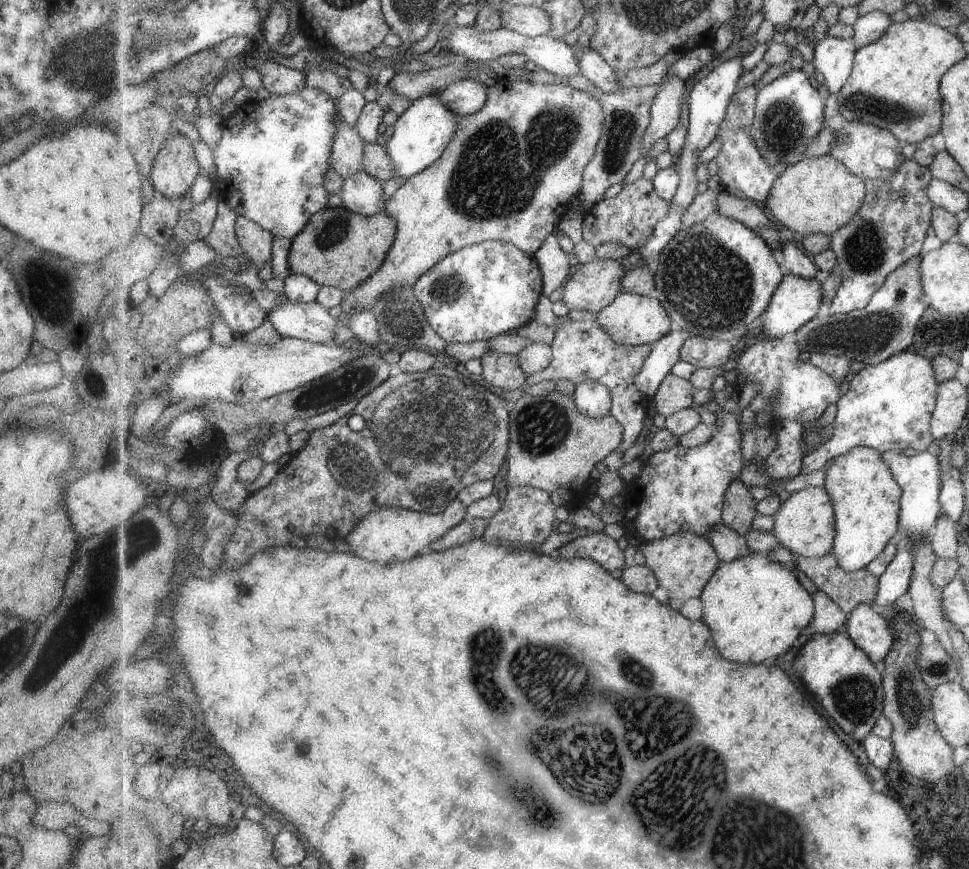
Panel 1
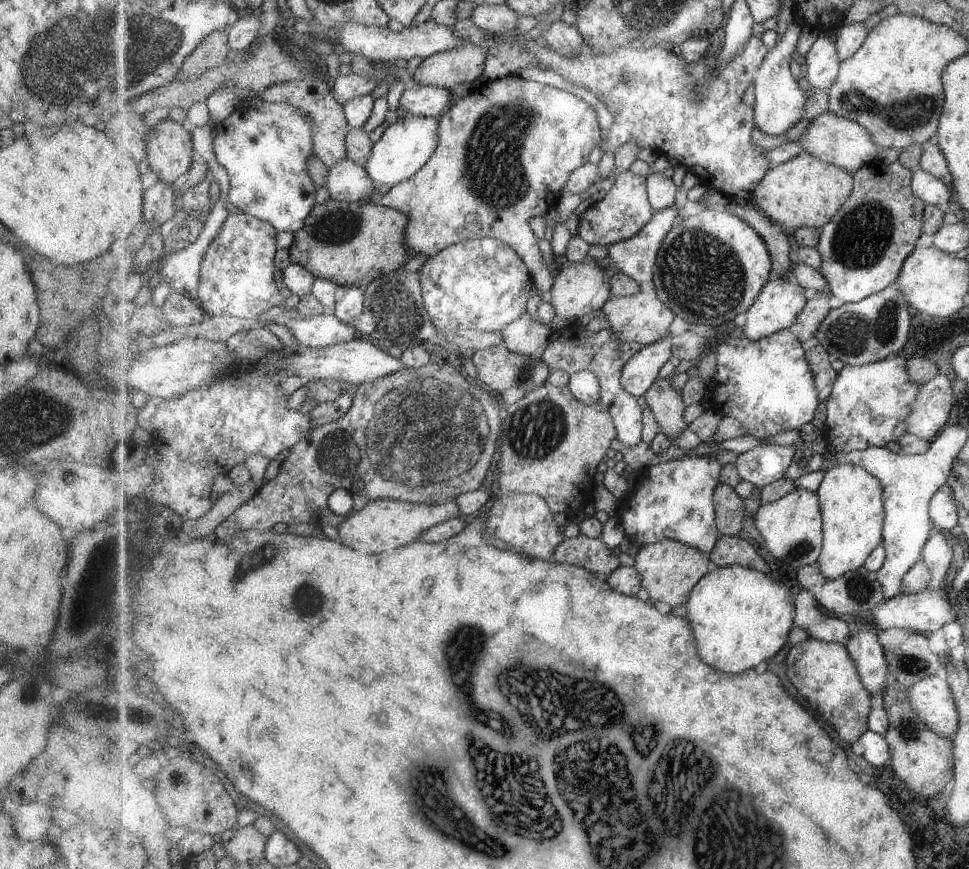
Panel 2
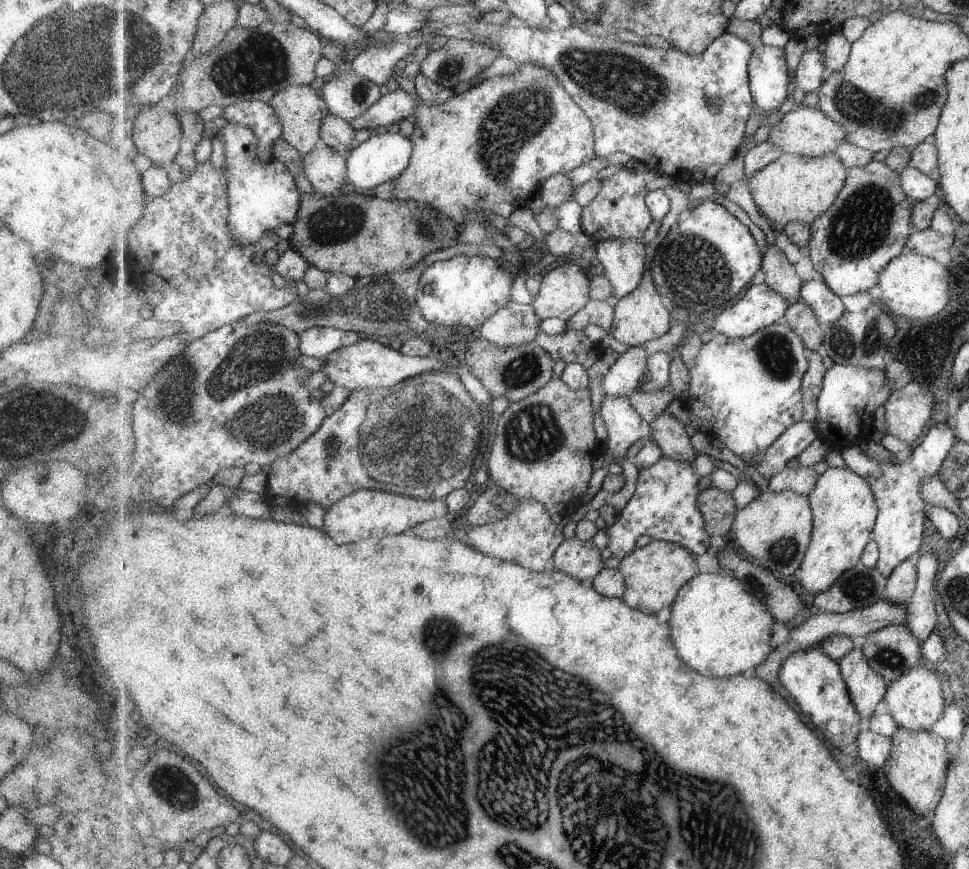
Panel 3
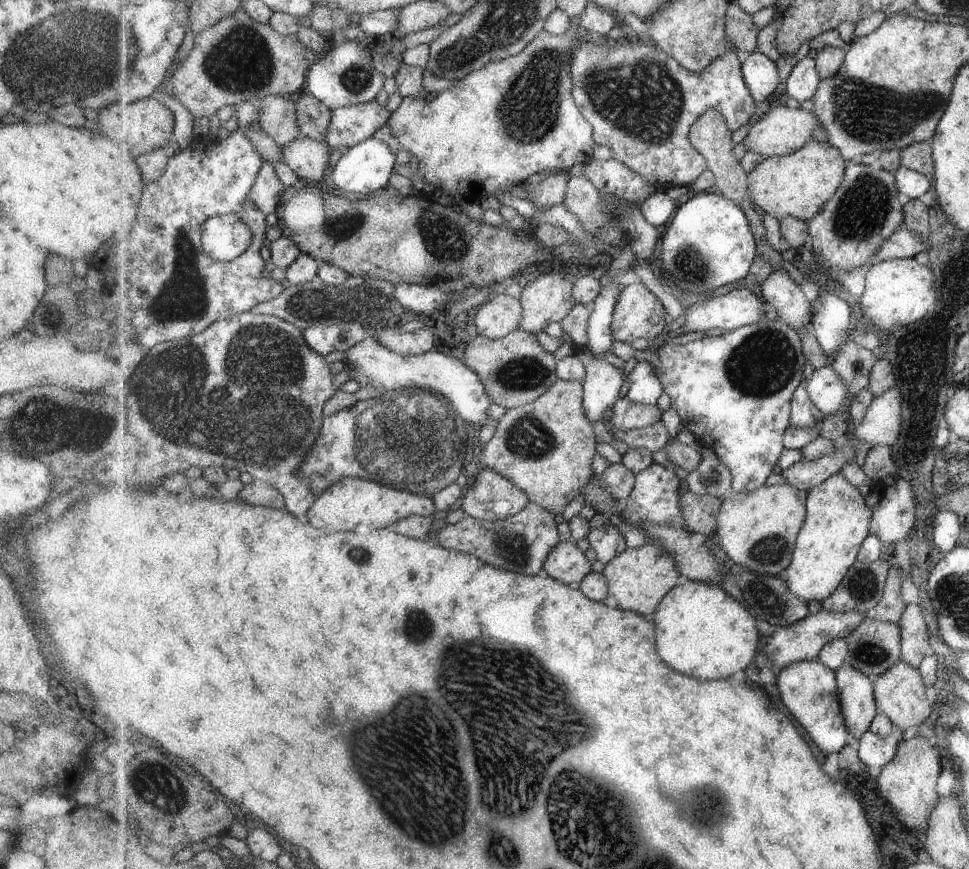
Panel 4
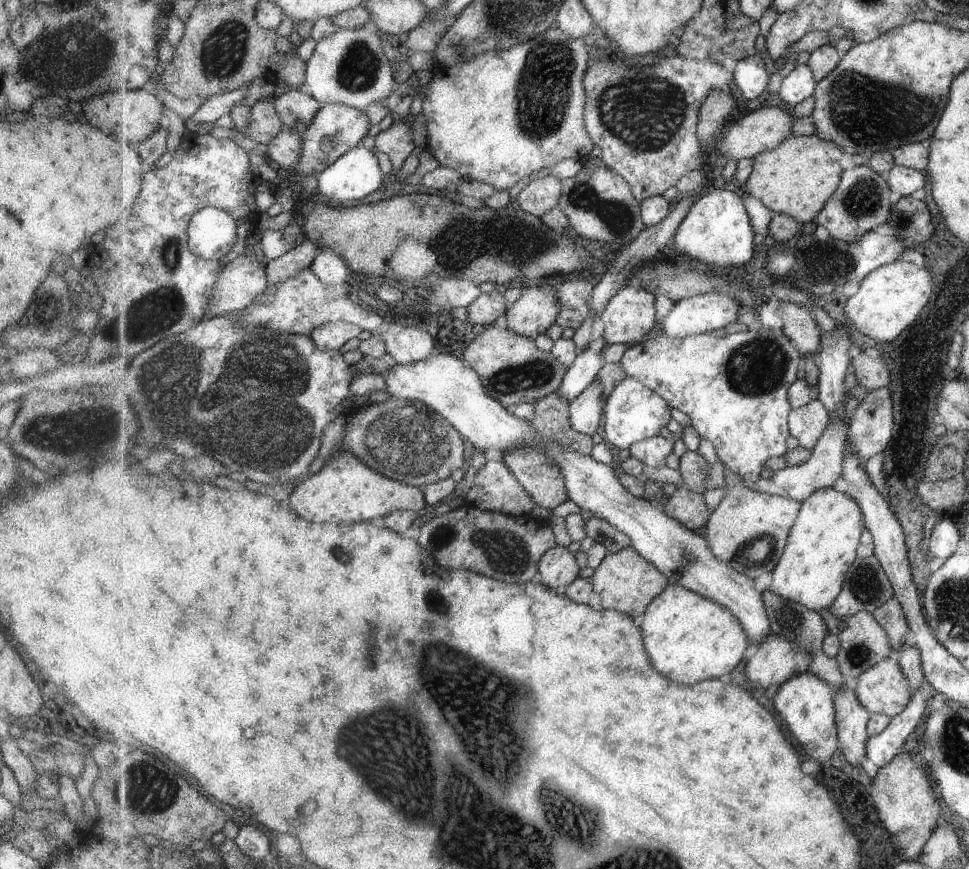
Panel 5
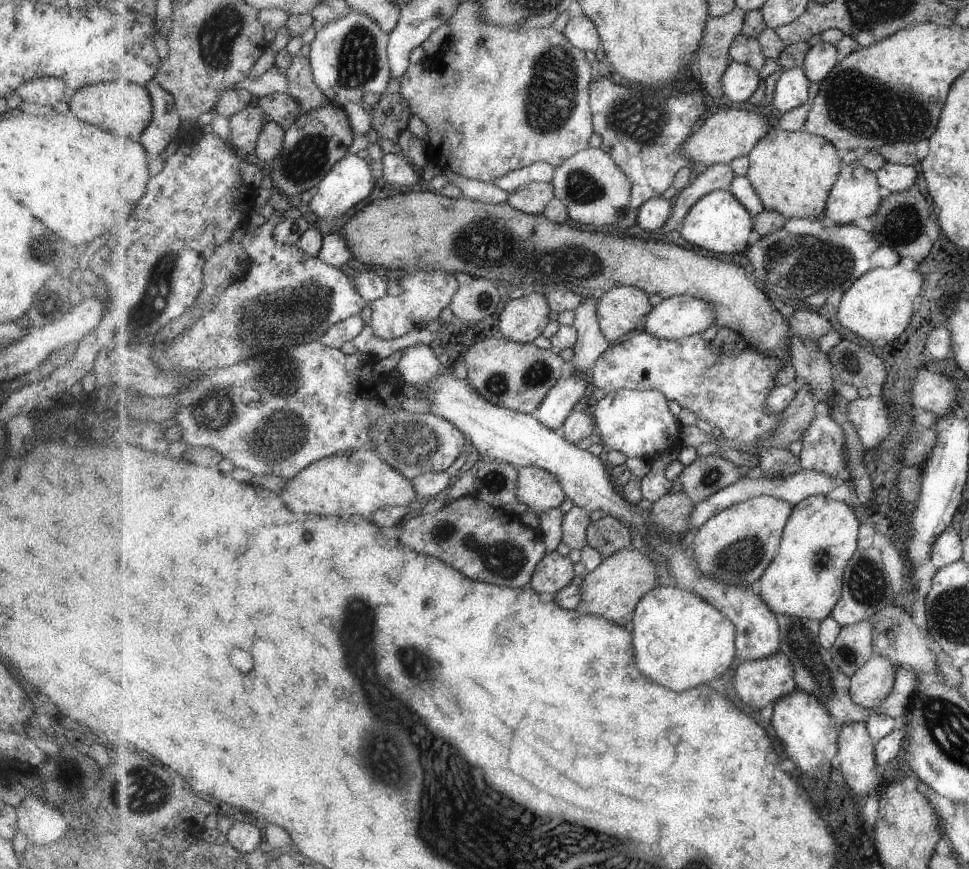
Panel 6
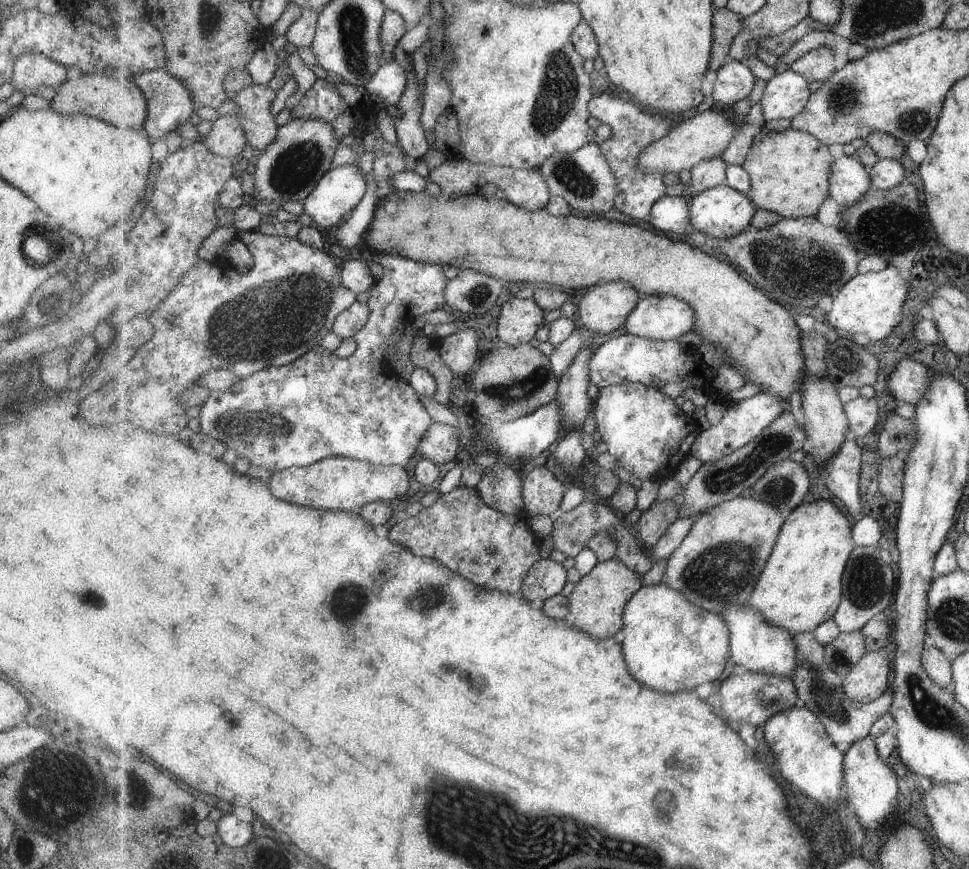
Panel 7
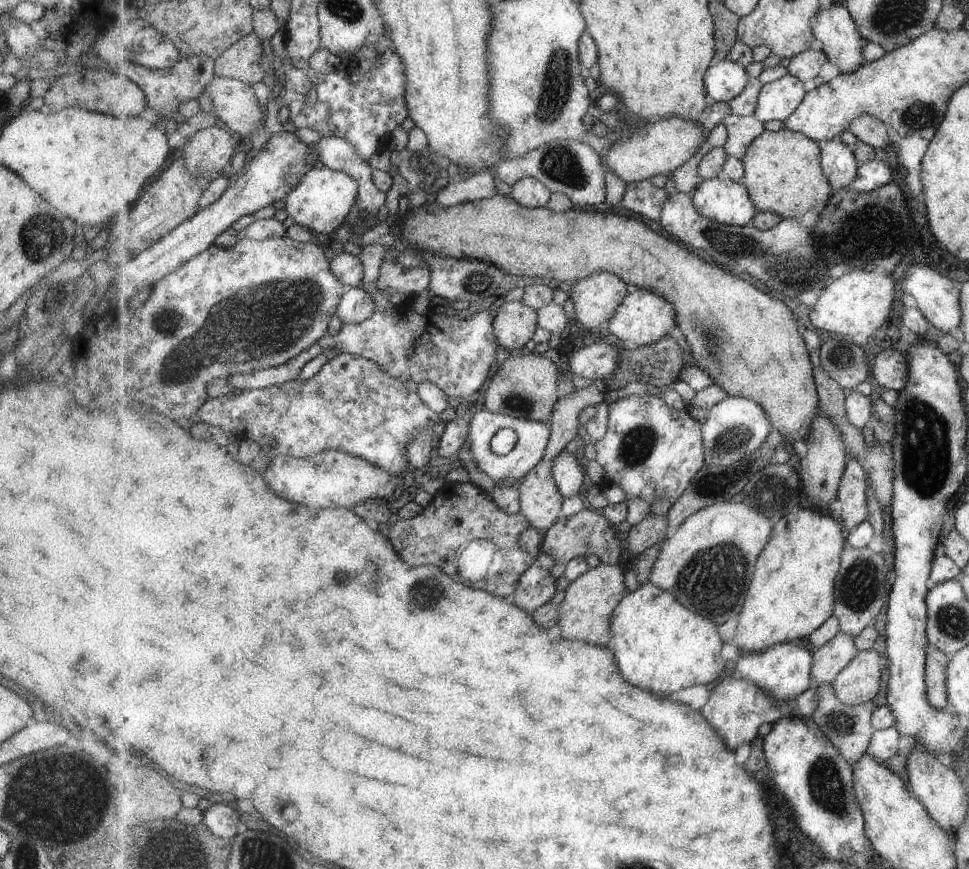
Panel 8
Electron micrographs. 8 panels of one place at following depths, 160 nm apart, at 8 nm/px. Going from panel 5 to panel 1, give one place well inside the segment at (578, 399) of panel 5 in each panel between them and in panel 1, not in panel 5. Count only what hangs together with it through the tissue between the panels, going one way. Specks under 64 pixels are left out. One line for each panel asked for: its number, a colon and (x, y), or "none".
1: (667, 352)
2: (641, 372)
3: (627, 375)
4: (604, 384)

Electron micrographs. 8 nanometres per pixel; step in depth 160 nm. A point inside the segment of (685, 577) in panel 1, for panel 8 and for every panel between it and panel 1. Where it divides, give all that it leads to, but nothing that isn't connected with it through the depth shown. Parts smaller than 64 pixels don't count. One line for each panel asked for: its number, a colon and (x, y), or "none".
2: (669, 569)
3: (657, 571)
4: (639, 579)
5: (625, 581)
6: (614, 589)
7: (597, 604)
8: (587, 610)

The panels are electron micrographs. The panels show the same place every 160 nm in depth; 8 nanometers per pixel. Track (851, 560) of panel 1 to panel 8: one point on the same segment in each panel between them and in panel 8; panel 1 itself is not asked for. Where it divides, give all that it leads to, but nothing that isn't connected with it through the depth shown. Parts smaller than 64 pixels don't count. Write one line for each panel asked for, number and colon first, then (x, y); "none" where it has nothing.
2: (851, 499)
3: (845, 512)
4: (838, 522)
5: (824, 542)
6: (806, 580)
7: (800, 588)
8: (792, 593)

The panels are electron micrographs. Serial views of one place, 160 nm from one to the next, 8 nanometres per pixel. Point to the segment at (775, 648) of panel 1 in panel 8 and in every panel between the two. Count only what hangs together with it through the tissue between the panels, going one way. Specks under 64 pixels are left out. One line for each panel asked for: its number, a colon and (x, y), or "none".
2: (741, 616)
3: (719, 626)
4: (702, 631)
5: (690, 637)
6: (681, 640)
7: (671, 644)
8: (660, 644)

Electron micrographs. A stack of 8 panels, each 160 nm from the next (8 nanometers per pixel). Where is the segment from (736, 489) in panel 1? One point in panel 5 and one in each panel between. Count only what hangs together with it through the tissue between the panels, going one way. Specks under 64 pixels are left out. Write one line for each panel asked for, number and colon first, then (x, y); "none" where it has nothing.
2: (730, 508)
3: (719, 509)
4: (701, 512)
5: (688, 507)

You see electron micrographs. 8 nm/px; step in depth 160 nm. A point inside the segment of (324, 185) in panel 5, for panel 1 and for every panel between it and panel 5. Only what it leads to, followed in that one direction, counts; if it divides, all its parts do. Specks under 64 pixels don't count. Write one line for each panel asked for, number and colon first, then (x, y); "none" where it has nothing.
1: (422, 134)
2: (406, 146)
3: (384, 156)
4: (366, 168)

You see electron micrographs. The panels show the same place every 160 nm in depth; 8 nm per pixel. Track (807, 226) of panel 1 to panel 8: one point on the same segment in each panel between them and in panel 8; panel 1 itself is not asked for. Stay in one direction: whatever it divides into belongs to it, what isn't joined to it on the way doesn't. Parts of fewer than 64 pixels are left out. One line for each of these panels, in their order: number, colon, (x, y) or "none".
2: (802, 195)
3: (795, 190)
4: (794, 188)
5: (795, 181)
6: (793, 173)
7: (791, 169)
8: (784, 175)

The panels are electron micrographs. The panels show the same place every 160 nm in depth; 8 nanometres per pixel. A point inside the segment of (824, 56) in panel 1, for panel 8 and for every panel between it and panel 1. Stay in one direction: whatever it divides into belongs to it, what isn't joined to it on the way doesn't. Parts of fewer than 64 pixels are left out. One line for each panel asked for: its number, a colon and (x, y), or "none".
2: (822, 61)
3: (811, 72)
4: (803, 82)
5: (801, 82)
6: (792, 89)
7: (787, 93)
8: (778, 100)

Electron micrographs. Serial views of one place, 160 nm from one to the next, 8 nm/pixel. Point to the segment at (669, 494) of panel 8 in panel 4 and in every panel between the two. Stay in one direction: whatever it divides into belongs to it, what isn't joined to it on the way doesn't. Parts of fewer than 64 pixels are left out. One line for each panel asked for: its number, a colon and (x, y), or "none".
4: (644, 385)
5: (633, 412)
6: (636, 423)
7: (643, 428)

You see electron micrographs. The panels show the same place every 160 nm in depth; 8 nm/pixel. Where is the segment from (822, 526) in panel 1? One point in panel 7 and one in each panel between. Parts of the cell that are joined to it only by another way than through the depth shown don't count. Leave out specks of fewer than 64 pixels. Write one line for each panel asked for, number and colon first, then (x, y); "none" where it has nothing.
2: (791, 528)
3: (775, 530)
4: (758, 530)
5: (749, 529)
6: (737, 546)
7: (719, 564)

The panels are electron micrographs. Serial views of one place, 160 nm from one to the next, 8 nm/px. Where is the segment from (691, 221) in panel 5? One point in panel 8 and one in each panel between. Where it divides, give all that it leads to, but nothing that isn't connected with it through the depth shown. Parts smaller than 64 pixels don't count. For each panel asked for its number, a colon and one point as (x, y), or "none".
6: (720, 222)
7: (722, 212)
8: (727, 202)

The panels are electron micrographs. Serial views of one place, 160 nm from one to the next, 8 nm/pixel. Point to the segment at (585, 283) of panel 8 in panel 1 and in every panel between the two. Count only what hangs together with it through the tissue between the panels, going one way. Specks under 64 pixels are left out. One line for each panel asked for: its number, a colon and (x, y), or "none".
1: (633, 319)
2: (642, 318)
3: (643, 315)
4: (639, 314)
5: (630, 316)
6: (621, 310)
7: (604, 310)

